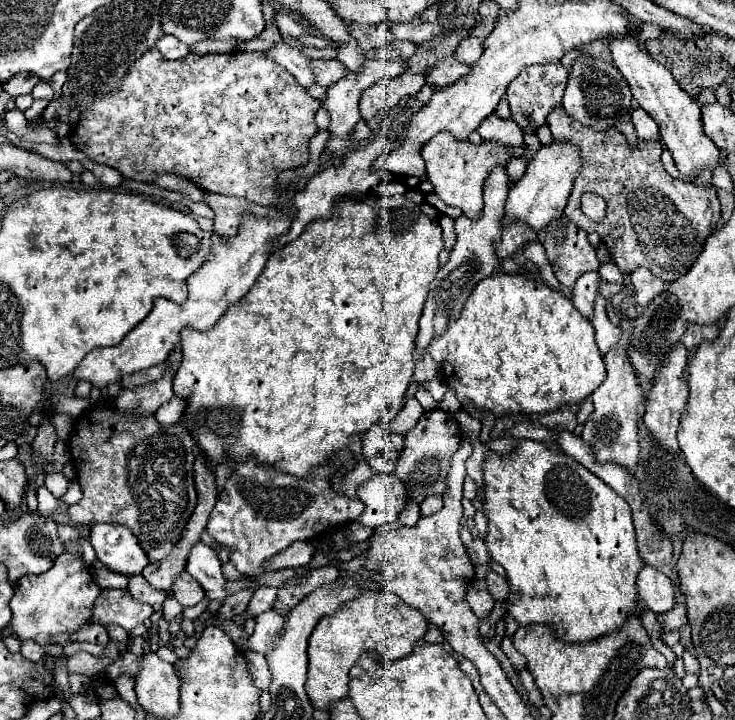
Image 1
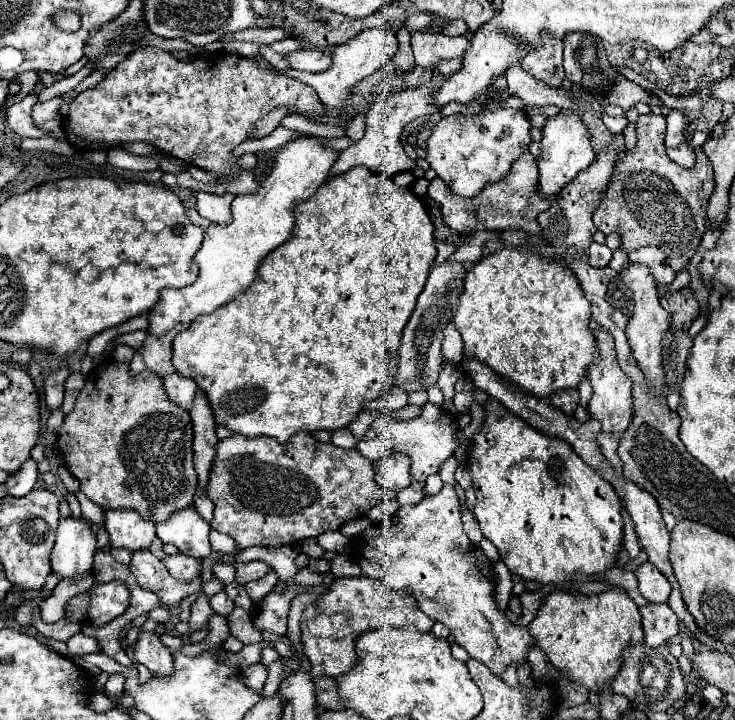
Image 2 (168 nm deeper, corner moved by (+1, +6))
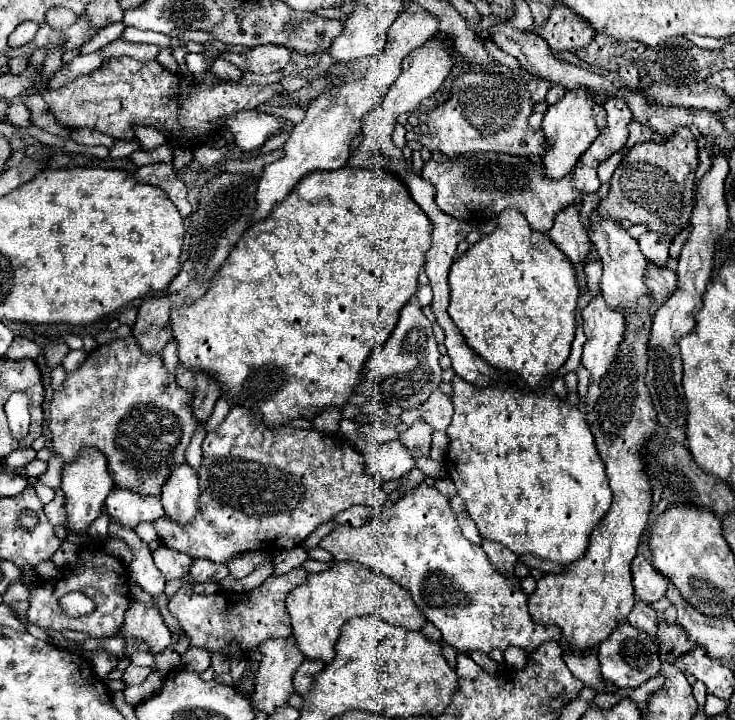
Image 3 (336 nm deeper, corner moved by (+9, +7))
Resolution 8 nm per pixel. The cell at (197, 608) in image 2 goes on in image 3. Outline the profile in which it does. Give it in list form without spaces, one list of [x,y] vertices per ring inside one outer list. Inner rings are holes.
[[[297,567],[282,576],[269,577],[262,586],[250,592],[224,592],[222,594],[196,594],[188,584],[184,584],[168,602],[168,610],[178,618],[184,634],[190,638],[192,646],[206,648],[210,652],[222,652],[226,656],[242,656],[246,650],[256,648],[268,638],[288,638],[292,634],[290,616],[286,612],[284,600],[287,594],[302,584],[309,573]]]

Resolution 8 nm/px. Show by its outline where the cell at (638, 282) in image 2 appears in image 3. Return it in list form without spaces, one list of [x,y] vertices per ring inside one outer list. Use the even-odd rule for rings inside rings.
[[[602,220],[594,226],[590,226],[590,240],[598,248],[598,254],[604,264],[604,274],[600,280],[600,290],[608,306],[614,306],[622,312],[634,312],[634,304],[650,294],[650,288],[646,288],[646,256],[638,248],[638,242],[614,220]]]

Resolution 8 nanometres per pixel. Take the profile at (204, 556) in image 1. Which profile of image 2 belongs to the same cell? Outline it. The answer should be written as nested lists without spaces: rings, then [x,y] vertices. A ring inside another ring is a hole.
[[[194,505],[180,509],[170,515],[170,521],[162,521],[156,525],[156,535],[164,543],[172,543],[184,555],[192,555],[196,559],[204,559],[210,555],[210,523],[200,517]]]

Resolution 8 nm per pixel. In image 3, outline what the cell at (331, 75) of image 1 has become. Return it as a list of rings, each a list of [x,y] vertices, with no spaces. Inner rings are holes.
[[[256,46],[246,52],[246,58],[252,72],[270,74],[286,68],[290,64],[290,54],[292,50],[286,46]]]

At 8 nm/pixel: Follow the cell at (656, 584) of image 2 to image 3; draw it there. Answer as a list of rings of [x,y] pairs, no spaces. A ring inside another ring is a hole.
[[[642,554],[632,560],[632,582],[636,596],[646,604],[660,600],[668,588],[666,578]]]

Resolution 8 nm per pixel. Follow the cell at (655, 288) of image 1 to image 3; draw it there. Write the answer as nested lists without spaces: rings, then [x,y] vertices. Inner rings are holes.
[[[644,232],[638,238],[640,250],[644,252],[644,256],[652,262],[652,264],[662,264],[666,266],[668,262],[668,246],[670,242],[664,236],[658,236],[656,232]]]

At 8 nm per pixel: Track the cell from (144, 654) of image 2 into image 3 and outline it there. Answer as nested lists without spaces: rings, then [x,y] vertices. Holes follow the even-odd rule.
[[[132,602],[126,612],[126,620],[120,634],[124,638],[142,640],[154,656],[164,652],[172,644],[172,634],[162,622],[160,612],[152,604]]]

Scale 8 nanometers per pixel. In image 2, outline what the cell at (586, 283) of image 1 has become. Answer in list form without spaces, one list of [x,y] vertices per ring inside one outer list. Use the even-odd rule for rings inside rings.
[[[596,241],[590,243],[588,255],[590,255],[590,265],[597,265],[601,268],[606,267],[612,259],[612,251],[604,243],[596,243]]]

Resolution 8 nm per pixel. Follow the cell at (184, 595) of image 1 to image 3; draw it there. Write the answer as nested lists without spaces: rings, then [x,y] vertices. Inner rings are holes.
[[[160,546],[154,554],[154,564],[156,568],[162,572],[162,576],[166,580],[178,580],[182,576],[188,574],[188,568],[192,564],[192,558],[182,554],[182,552],[176,552],[172,548],[166,548],[166,546]]]

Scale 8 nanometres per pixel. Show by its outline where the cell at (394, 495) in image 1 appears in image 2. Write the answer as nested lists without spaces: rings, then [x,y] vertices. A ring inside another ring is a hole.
[[[390,453],[374,463],[376,481],[392,491],[400,491],[410,485],[410,457],[404,453]]]

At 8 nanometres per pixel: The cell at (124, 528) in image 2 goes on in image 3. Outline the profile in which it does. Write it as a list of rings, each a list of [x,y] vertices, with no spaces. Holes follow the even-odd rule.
[[[112,490],[106,498],[106,514],[124,528],[134,530],[140,522],[158,520],[164,510],[160,496],[140,496],[134,492]]]

